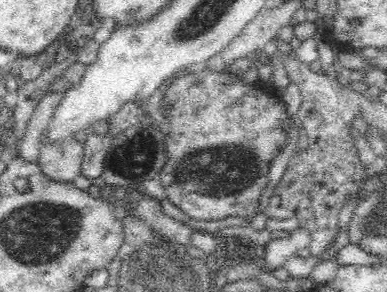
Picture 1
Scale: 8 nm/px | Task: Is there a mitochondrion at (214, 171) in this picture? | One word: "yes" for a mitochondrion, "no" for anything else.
yes

